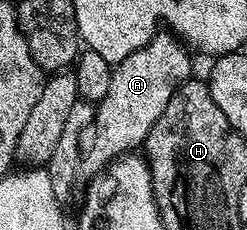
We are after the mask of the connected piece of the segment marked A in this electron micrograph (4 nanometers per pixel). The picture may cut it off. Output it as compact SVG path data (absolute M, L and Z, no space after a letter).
M161 30L142 48L118 62L111 74L107 98L103 98L95 108L97 137L84 153L84 171L96 174L110 160L132 153L144 145L151 126L155 126L159 114L167 110L171 94L175 94L177 87L194 75L192 58L190 49L172 31Z

